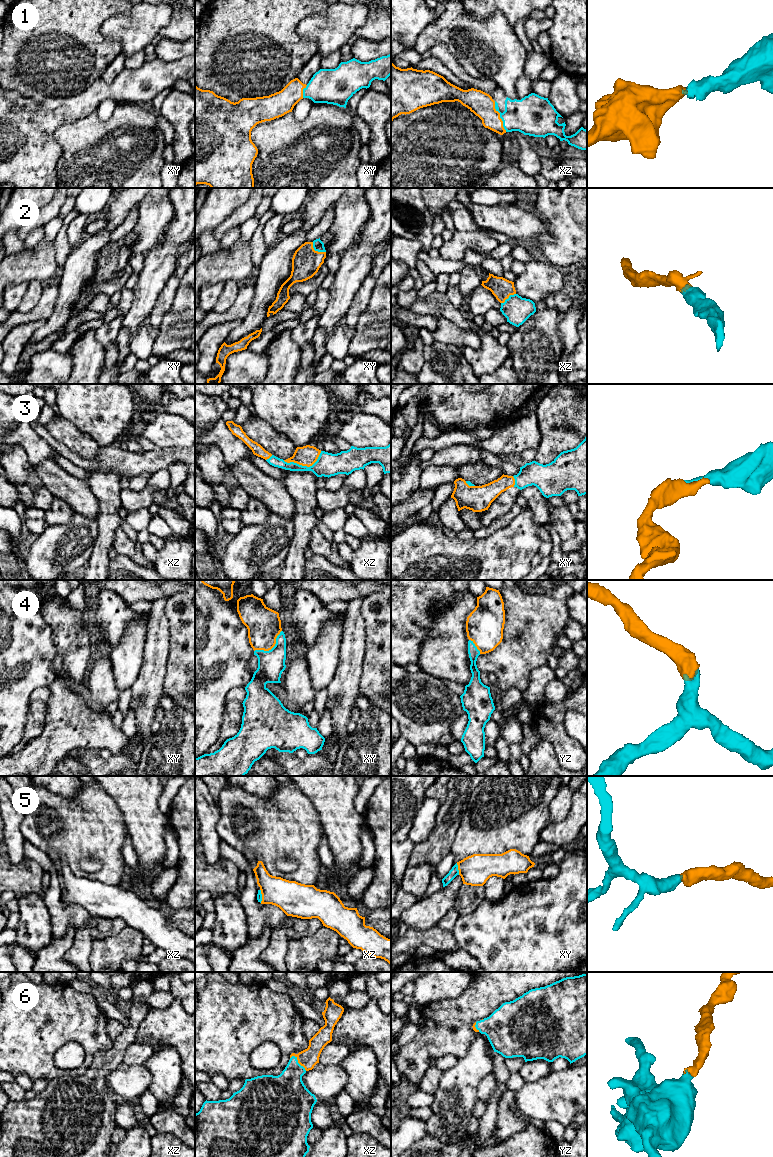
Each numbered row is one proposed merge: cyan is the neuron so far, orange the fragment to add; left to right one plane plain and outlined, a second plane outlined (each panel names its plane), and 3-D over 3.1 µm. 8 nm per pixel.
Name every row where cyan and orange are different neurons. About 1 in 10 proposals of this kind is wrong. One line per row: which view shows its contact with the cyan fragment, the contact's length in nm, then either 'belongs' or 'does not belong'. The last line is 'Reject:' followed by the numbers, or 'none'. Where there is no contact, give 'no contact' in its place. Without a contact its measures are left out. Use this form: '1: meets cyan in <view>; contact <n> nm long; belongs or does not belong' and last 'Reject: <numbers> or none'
1: meets cyan in xz; contact 260 nm long; belongs
2: meets cyan in xy; contact 140 nm long; belongs
3: meets cyan in xz; contact 320 nm long; belongs
4: meets cyan in xy; contact 280 nm long; belongs
5: meets cyan in xy; contact 100 nm long; belongs
6: meets cyan in xz; contact 170 nm long; belongs
Reject: none

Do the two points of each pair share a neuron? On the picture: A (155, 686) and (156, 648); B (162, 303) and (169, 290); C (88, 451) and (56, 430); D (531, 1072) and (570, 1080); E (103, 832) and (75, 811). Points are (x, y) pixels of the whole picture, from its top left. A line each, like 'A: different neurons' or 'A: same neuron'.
A: same neuron
B: same neuron
C: same neuron
D: different neurons
E: same neuron

